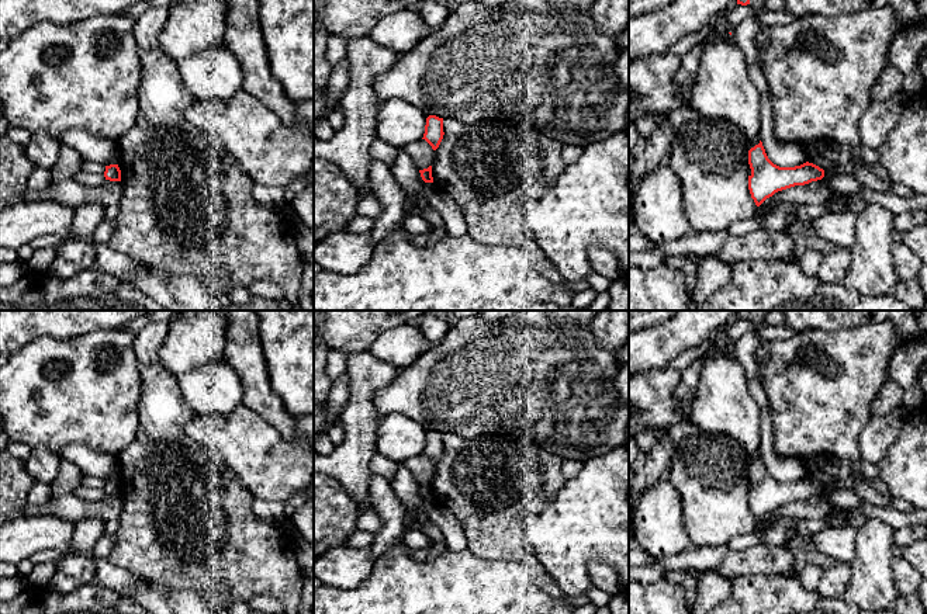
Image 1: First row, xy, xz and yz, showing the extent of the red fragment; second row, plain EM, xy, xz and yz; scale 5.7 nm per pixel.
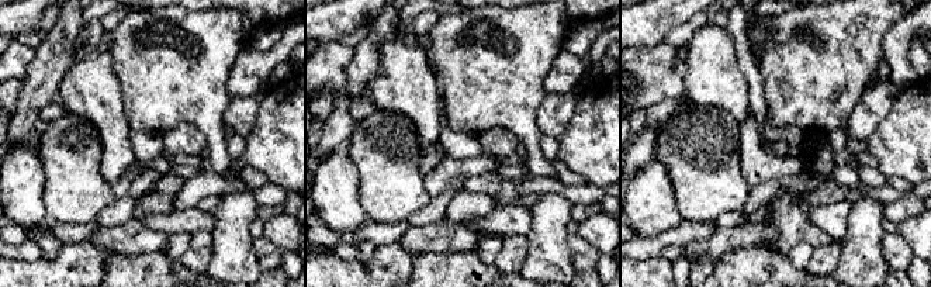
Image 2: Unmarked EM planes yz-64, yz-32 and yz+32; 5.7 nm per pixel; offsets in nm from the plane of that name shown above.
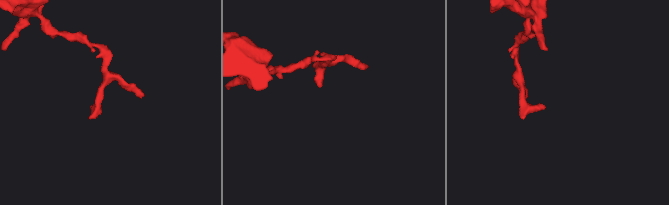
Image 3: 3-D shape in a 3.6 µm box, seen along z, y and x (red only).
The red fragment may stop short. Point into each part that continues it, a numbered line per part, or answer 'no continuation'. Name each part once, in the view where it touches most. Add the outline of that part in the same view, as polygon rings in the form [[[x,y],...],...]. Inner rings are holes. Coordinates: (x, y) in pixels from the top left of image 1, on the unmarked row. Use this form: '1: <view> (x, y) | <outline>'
no continuation

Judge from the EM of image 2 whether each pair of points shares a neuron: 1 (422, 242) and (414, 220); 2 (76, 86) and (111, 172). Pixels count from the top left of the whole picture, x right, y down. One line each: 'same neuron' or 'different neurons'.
1: different neurons
2: same neuron

